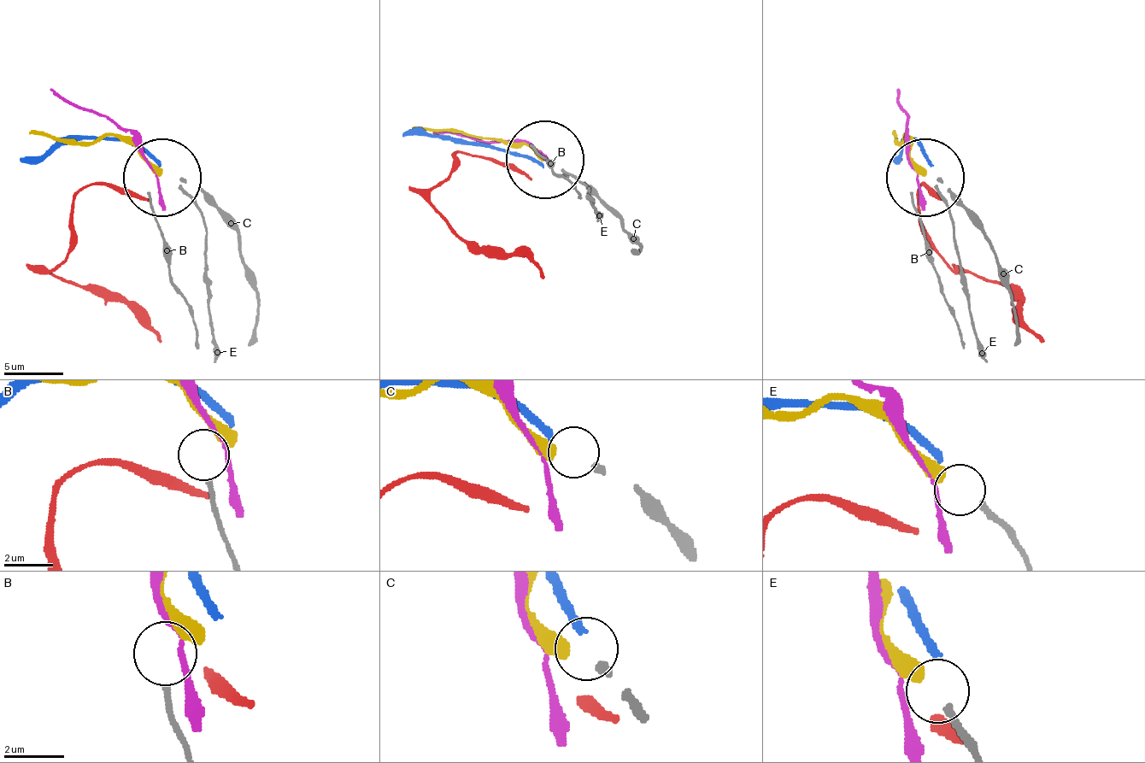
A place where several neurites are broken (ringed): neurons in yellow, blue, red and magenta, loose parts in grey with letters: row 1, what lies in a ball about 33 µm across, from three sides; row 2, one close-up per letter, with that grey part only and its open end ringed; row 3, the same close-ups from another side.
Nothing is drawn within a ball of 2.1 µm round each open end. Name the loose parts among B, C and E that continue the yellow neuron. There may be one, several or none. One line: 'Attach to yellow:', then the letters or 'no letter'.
Attach to yellow: E

